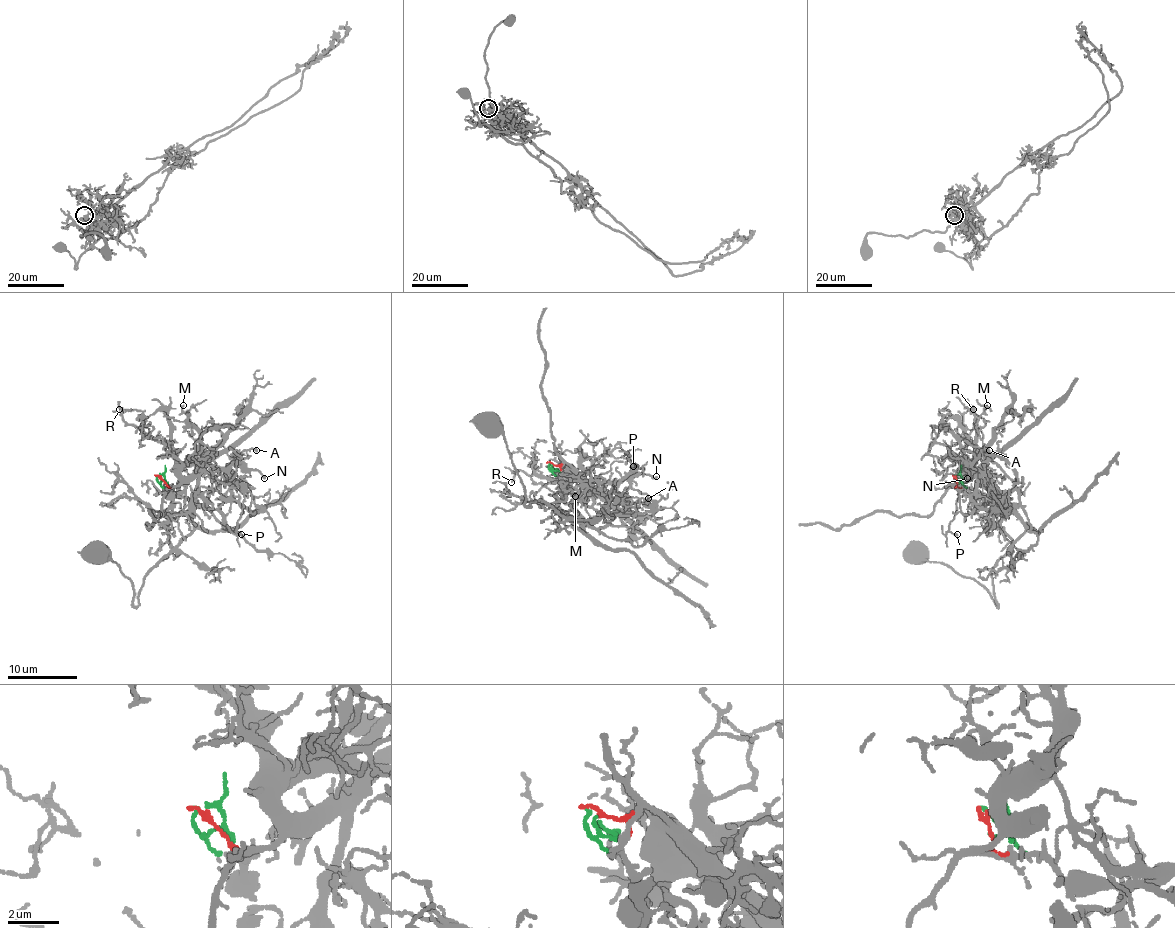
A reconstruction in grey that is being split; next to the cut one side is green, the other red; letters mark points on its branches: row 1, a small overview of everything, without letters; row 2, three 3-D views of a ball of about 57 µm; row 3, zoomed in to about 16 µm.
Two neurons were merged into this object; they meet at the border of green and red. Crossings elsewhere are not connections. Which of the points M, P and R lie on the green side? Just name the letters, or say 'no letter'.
M

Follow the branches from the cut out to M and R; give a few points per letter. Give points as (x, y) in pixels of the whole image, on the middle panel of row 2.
M: (549, 463), (564, 500), (596, 528), (608, 522), (592, 507), (587, 493), (592, 487), (583, 486), (575, 496)
R: (549, 463), (559, 466), (563, 463), (571, 468), (566, 473), (566, 482), (521, 470), (514, 472), (512, 482)

